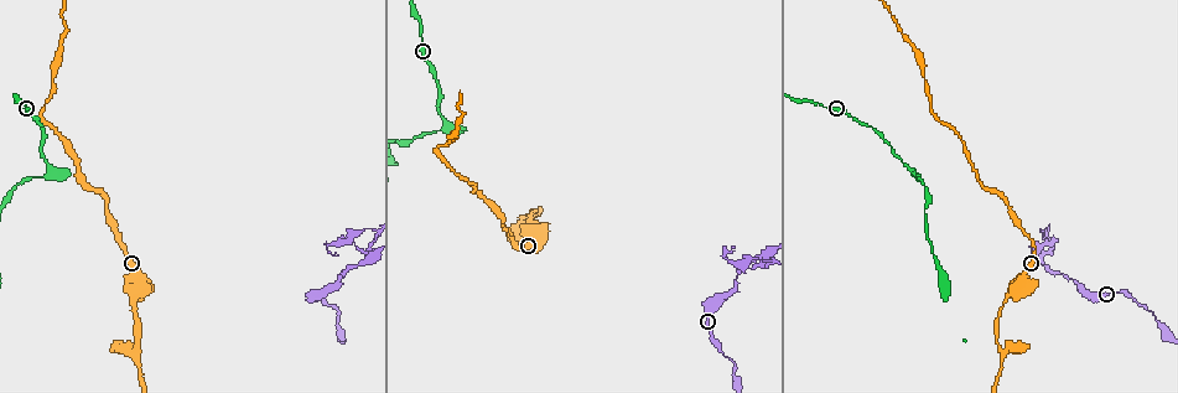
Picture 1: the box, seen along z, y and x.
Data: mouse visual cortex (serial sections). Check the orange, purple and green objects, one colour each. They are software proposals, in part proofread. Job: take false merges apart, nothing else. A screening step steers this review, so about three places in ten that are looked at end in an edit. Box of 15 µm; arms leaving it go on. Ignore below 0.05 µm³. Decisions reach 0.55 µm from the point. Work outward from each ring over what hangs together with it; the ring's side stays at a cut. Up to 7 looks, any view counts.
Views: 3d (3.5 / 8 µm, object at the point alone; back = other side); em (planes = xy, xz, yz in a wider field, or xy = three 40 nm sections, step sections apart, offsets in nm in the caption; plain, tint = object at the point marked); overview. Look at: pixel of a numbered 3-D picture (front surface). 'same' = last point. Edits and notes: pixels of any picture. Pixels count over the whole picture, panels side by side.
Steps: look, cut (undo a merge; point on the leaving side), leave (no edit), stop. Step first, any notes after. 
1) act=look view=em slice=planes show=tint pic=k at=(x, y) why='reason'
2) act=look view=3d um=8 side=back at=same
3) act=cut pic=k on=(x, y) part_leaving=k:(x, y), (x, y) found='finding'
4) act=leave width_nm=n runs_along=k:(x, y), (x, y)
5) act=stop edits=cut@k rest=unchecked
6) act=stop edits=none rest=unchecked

act=look view=3d um=3.5 pic=1 at=(50, 172) why='abrupt turn'

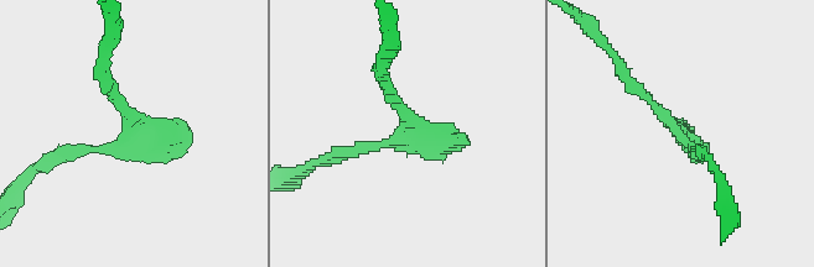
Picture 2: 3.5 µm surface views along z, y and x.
act=look view=em slice=xy step=2 show=tint pic=2 at=(404, 136) why='shape alone is not enough'

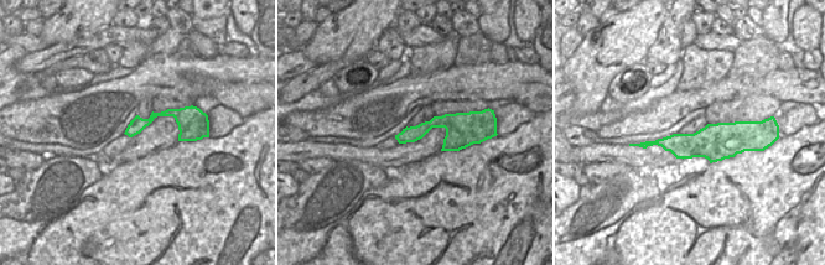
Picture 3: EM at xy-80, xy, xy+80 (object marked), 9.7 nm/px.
act=look view=em slice=xy step=1 show=tint at=same why='another direction'

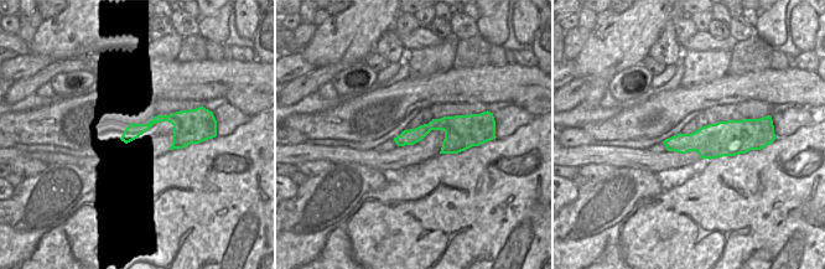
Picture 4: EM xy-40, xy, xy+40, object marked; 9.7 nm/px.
act=leave runs_along=2:(630, 79), (705, 156) found='all the same cell'

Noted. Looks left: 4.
act=look view=3d um=8 pic=1 at=(535, 214) why='sharp bend'

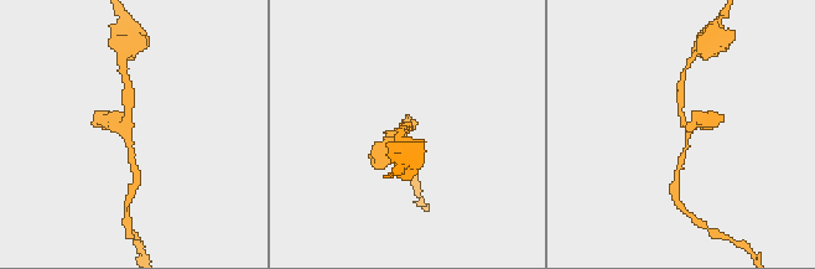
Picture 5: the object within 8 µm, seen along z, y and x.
act=look view=3d um=3.5 pic=5 at=(123, 123)

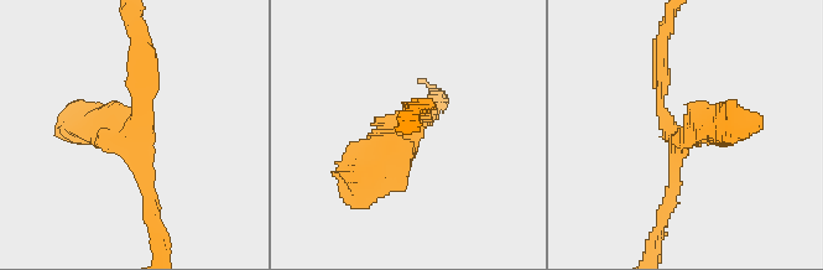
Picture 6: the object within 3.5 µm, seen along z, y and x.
act=look view=em slice=xy step=2 show=tint pic=6 at=(132, 136) arms=3 arm_widths_nm=200,250,500

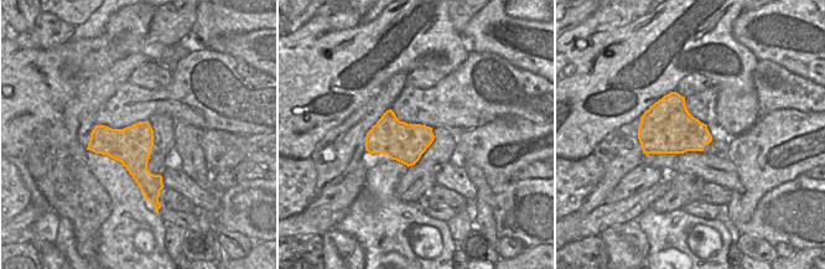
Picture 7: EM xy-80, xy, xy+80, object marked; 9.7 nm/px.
act=leave width_nm=380 runs_along=6:(660, 57), (660, 110), (676, 138), (733, 121) found='continuous, no second cell'

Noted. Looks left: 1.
act=stop edits=none rest=unchecked

